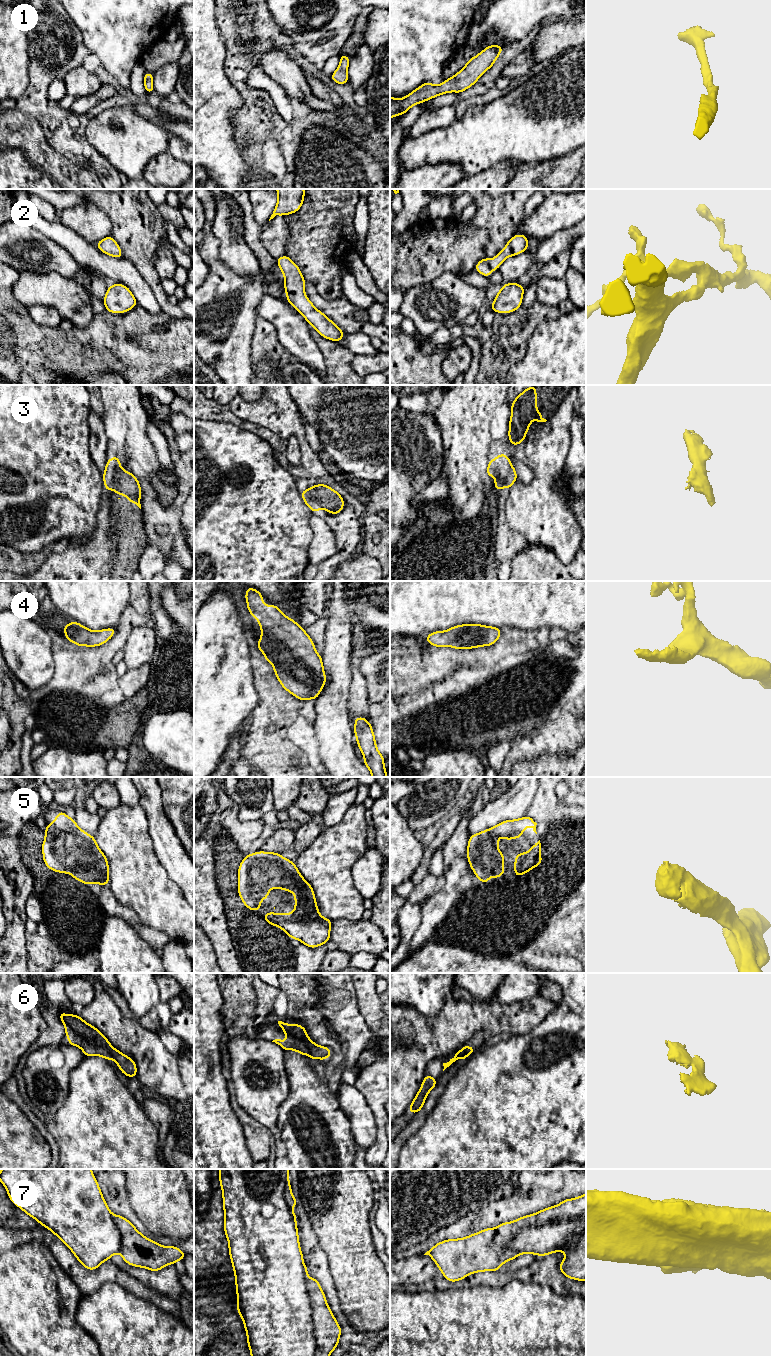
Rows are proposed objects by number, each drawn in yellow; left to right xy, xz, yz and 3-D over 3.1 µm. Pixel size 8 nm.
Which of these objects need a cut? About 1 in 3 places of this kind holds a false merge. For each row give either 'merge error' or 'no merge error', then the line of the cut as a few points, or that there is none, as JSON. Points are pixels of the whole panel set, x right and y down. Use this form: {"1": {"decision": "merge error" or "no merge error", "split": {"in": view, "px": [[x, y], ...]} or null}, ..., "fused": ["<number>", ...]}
{"1": {"decision": "no merge error", "split": null}, "2": {"decision": "no merge error", "split": null}, "3": {"decision": "no merge error", "split": null}, "4": {"decision": "no merge error", "split": null}, "5": {"decision": "no merge error", "split": null}, "6": {"decision": "no merge error", "split": null}, "7": {"decision": "merge error", "split": {"in": "yz", "px": [[585, 1217], [523, 1226], [507, 1246]]}}, "fused": ["7"]}

